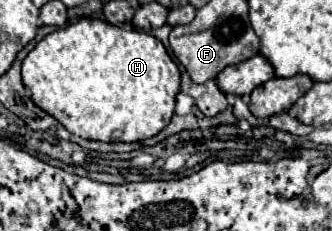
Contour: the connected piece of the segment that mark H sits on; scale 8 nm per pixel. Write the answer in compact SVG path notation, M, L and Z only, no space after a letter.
M90 17L46 35L24 59L22 81L42 111L90 141L132 143L158 135L170 123L180 91L178 65L160 39Z

